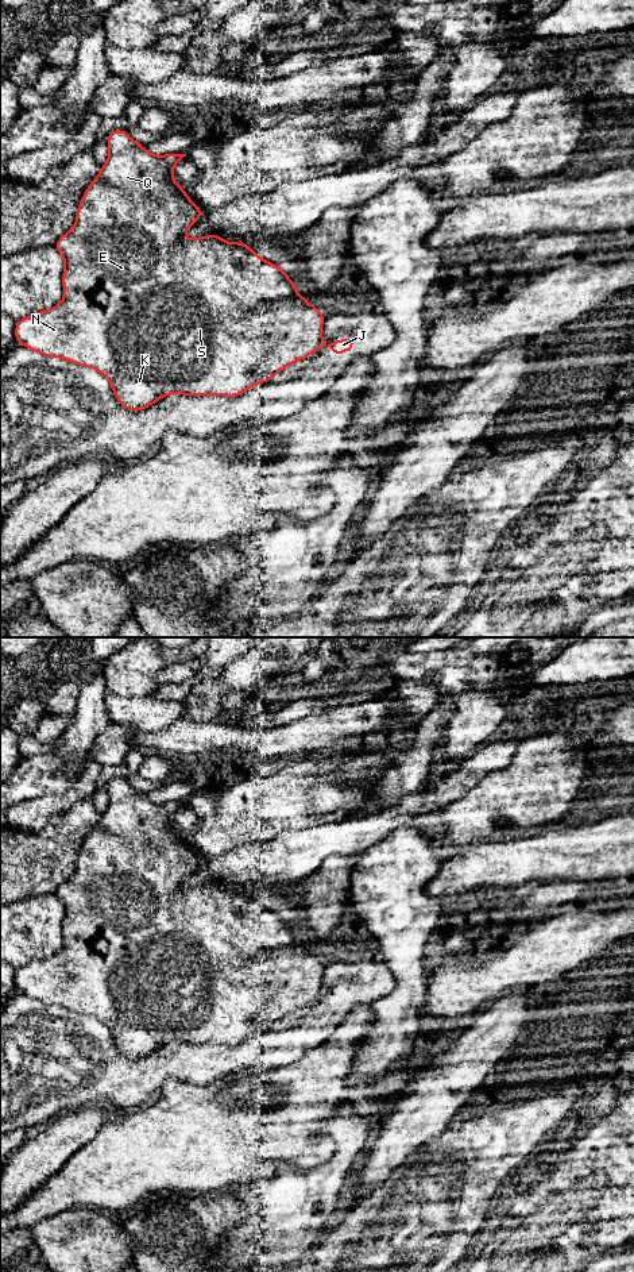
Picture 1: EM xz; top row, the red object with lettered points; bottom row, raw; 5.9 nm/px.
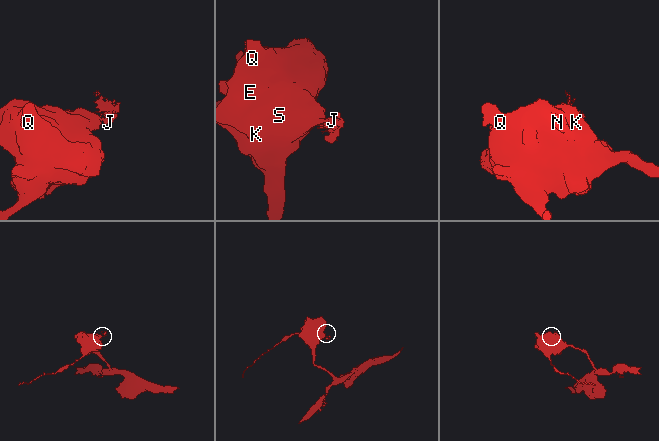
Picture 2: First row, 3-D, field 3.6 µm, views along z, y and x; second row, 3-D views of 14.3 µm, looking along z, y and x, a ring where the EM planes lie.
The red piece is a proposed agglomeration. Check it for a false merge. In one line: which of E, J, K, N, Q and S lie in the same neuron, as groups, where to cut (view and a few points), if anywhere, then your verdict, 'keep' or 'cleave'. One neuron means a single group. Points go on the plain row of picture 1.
E K N Q S / J; cut in xz along (323, 987), (317, 997); cleave

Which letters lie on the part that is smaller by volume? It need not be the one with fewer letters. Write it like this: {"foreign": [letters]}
{"foreign": ["J"]}

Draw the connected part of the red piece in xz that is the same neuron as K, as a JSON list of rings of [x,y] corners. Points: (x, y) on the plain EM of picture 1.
[[[113,778],[107,785],[109,795],[108,809],[84,840],[77,855],[76,872],[62,883],[54,893],[63,905],[65,917],[62,922],[63,948],[54,956],[34,960],[32,963],[15,971],[15,987],[36,1002],[47,1006],[62,1006],[70,1011],[92,1015],[101,1021],[111,1032],[119,1052],[129,1059],[143,1059],[165,1044],[225,1044],[236,1045],[258,1032],[270,1030],[277,1021],[291,1014],[297,1009],[306,1007],[320,997],[322,972],[325,963],[314,956],[310,949],[301,945],[283,916],[262,907],[246,890],[229,891],[221,883],[204,883],[198,887],[183,887],[188,876],[196,872],[202,864],[202,857],[197,855],[173,826],[173,817],[186,802],[170,801],[155,803],[135,790],[127,778]]]

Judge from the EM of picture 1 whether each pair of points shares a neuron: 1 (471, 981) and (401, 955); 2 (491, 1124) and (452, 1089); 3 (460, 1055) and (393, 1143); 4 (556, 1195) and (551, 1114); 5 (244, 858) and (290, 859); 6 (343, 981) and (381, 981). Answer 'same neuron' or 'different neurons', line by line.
1: different neurons
2: different neurons
3: same neuron
4: different neurons
5: same neuron
6: same neuron

